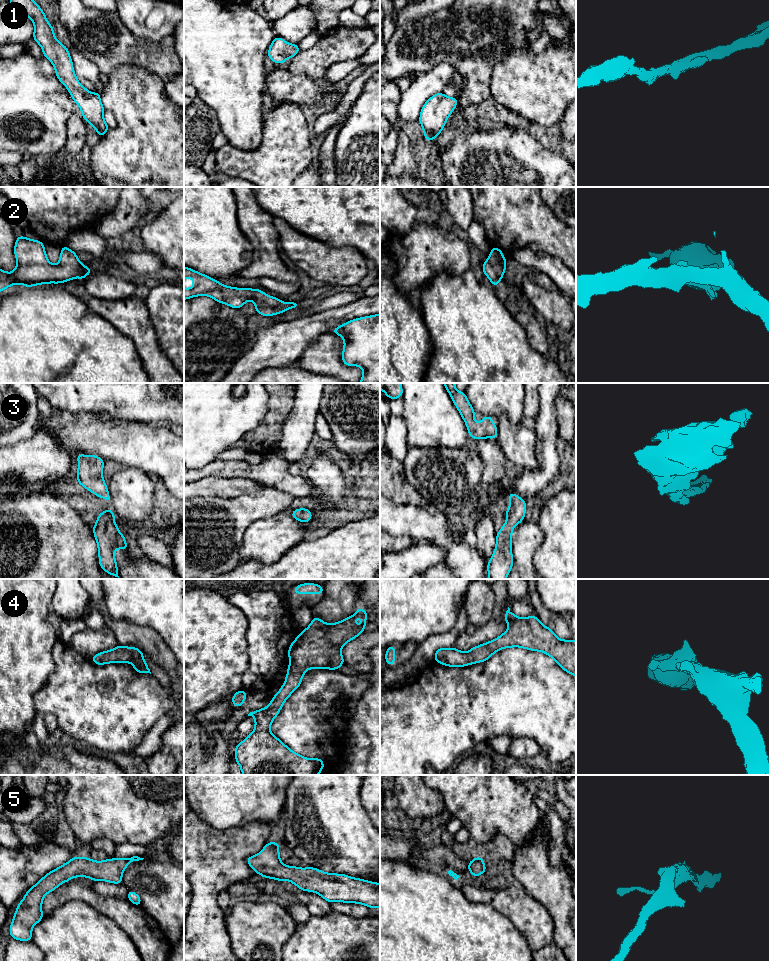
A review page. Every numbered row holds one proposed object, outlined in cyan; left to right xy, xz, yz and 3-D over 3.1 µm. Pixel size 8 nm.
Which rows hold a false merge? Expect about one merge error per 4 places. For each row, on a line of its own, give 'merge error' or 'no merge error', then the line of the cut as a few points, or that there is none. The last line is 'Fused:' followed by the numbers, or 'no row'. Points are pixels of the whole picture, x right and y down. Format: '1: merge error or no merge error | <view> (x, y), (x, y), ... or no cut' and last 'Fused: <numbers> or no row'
1: no merge error | no cut
2: no merge error | no cut
3: no merge error | no cut
4: no merge error | no cut
5: no merge error | no cut
Fused: no row

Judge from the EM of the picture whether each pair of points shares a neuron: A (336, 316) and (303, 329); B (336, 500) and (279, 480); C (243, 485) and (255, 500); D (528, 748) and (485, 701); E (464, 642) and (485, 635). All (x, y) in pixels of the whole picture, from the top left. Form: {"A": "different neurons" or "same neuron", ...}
{"A": "same neuron", "B": "different neurons", "C": "different neurons", "D": "different neurons", "E": "same neuron"}

